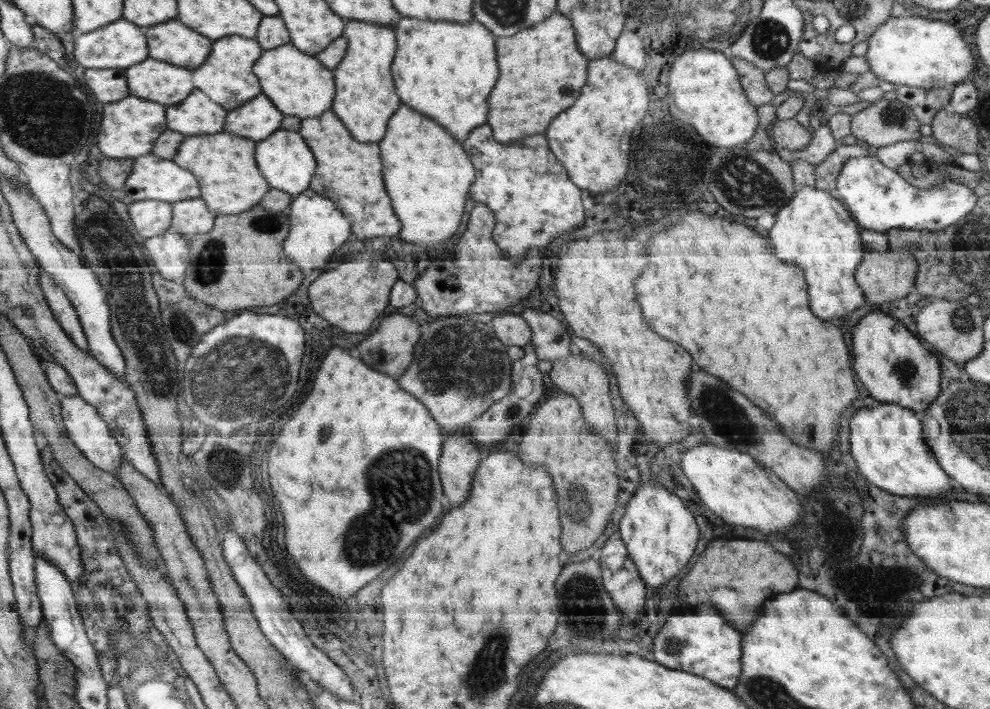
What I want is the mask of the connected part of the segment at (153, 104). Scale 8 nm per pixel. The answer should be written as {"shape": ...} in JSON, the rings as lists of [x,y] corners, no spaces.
{"shape":[[[130,95],[120,102],[104,106],[104,120],[98,136],[101,152],[110,158],[136,158],[146,156],[155,150],[159,138],[169,129],[166,104]]]}

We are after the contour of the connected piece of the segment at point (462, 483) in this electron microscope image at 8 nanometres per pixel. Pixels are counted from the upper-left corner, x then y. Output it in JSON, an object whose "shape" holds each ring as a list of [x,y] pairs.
{"shape":[[[464,435],[449,436],[445,446],[448,448],[443,450],[444,462],[440,464],[440,476],[444,476],[444,492],[448,492],[450,504],[460,506],[470,494],[470,484],[474,480],[476,468],[480,468],[478,464],[482,458]]]}

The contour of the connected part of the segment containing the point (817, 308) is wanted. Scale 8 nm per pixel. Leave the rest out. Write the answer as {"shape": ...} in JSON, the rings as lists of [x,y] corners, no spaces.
{"shape":[[[800,186],[789,204],[776,213],[776,223],[766,233],[774,244],[776,256],[780,256],[780,260],[788,260],[790,264],[796,264],[798,268],[808,272],[806,278],[808,288],[812,288],[812,312],[816,312],[816,316],[820,316],[822,320],[842,318],[862,308],[864,302],[863,290],[855,281],[856,269],[862,263],[861,234],[858,232],[858,224],[854,222],[854,217],[842,208],[844,206],[838,199],[826,194],[826,190],[820,190],[815,186]]]}

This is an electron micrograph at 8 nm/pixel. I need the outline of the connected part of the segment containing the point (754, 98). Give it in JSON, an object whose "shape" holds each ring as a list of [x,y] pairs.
{"shape":[[[730,58],[731,64],[738,70],[739,79],[742,81],[747,99],[756,106],[762,106],[772,102],[774,93],[768,88],[765,81],[765,73],[754,67],[752,63],[741,58]]]}

